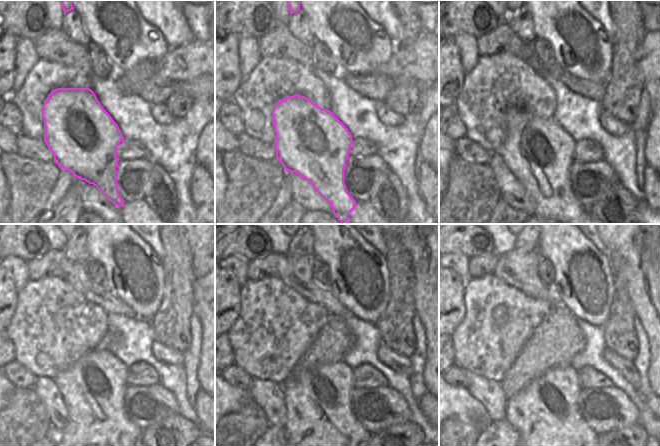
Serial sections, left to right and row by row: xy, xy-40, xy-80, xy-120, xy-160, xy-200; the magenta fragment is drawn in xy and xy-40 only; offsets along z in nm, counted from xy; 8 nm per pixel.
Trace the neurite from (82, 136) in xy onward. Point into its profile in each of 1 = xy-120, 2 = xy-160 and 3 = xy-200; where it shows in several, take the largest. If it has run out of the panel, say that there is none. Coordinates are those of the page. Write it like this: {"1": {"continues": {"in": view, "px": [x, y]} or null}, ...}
{"1": {"continues": {"in": "xy-120", "px": [92, 388]}}, "2": {"continues": {"in": "xy-160", "px": [321, 427]}}, "3": {"continues": {"in": "xy-200", "px": [545, 414]}}}

